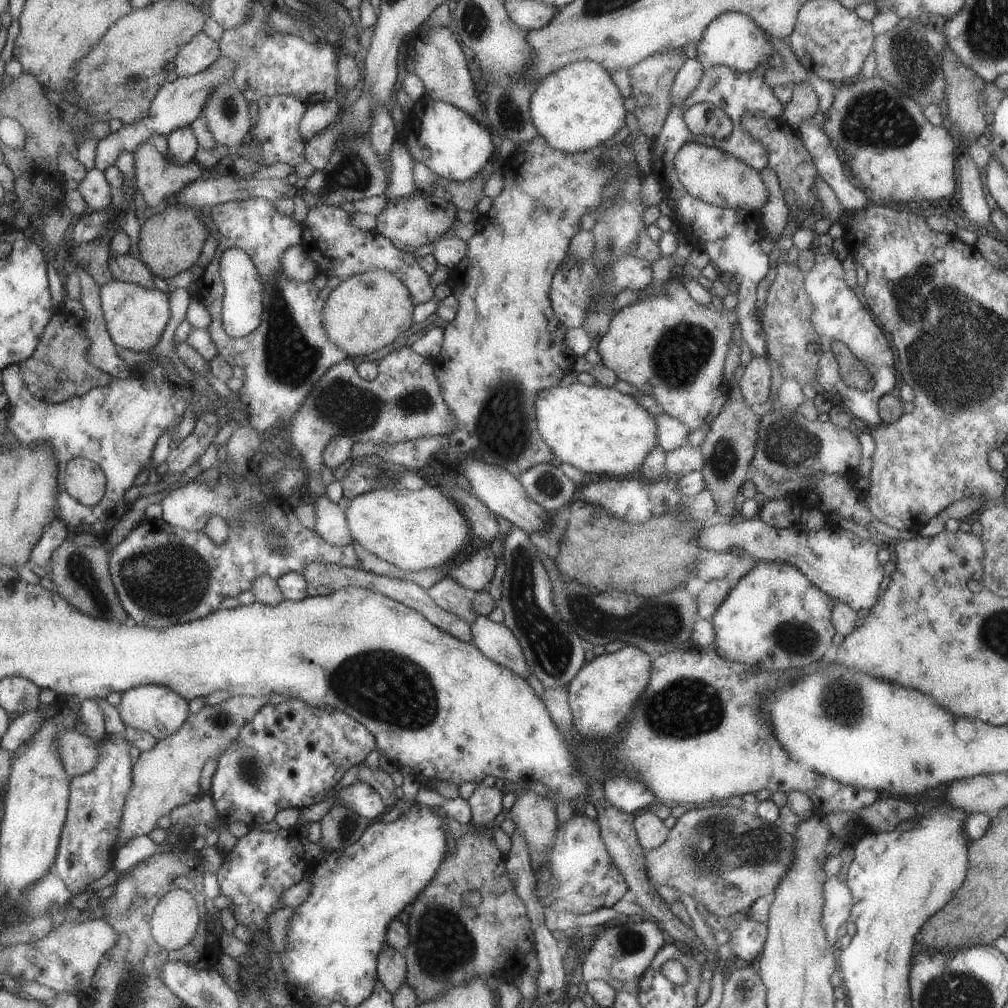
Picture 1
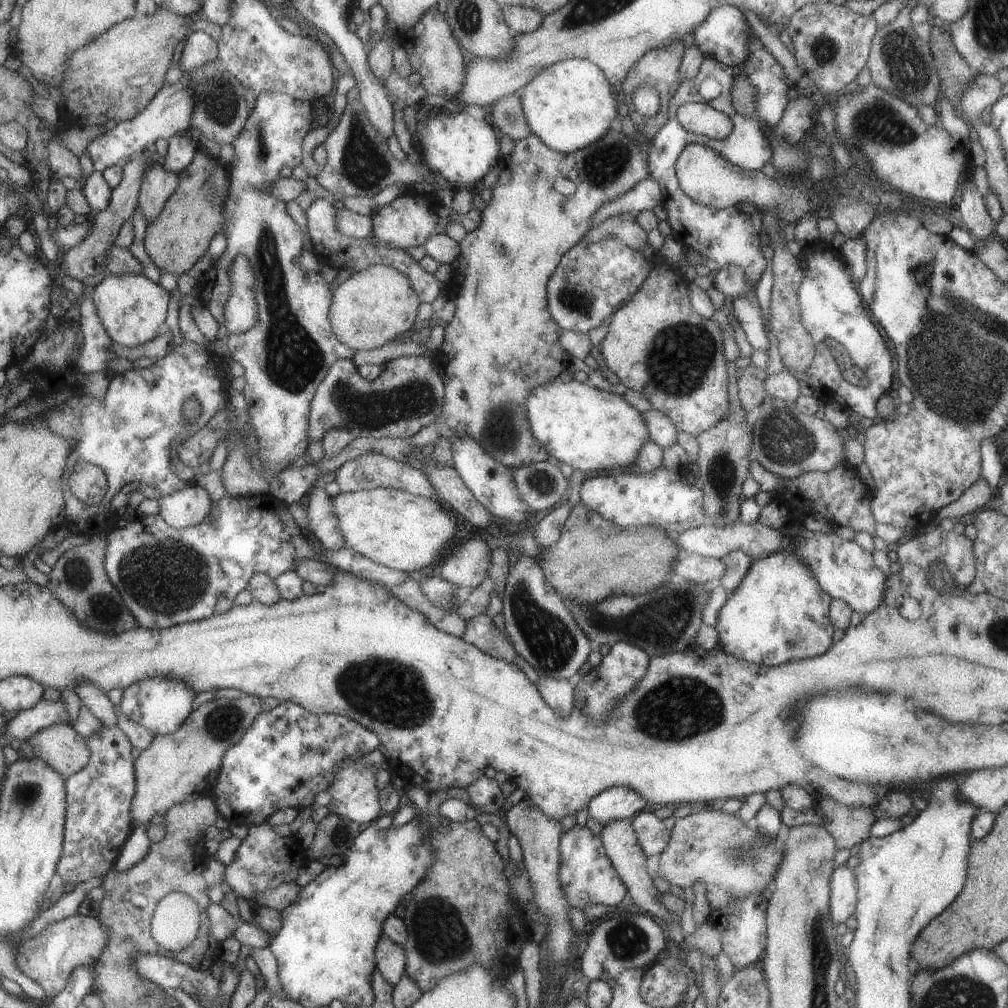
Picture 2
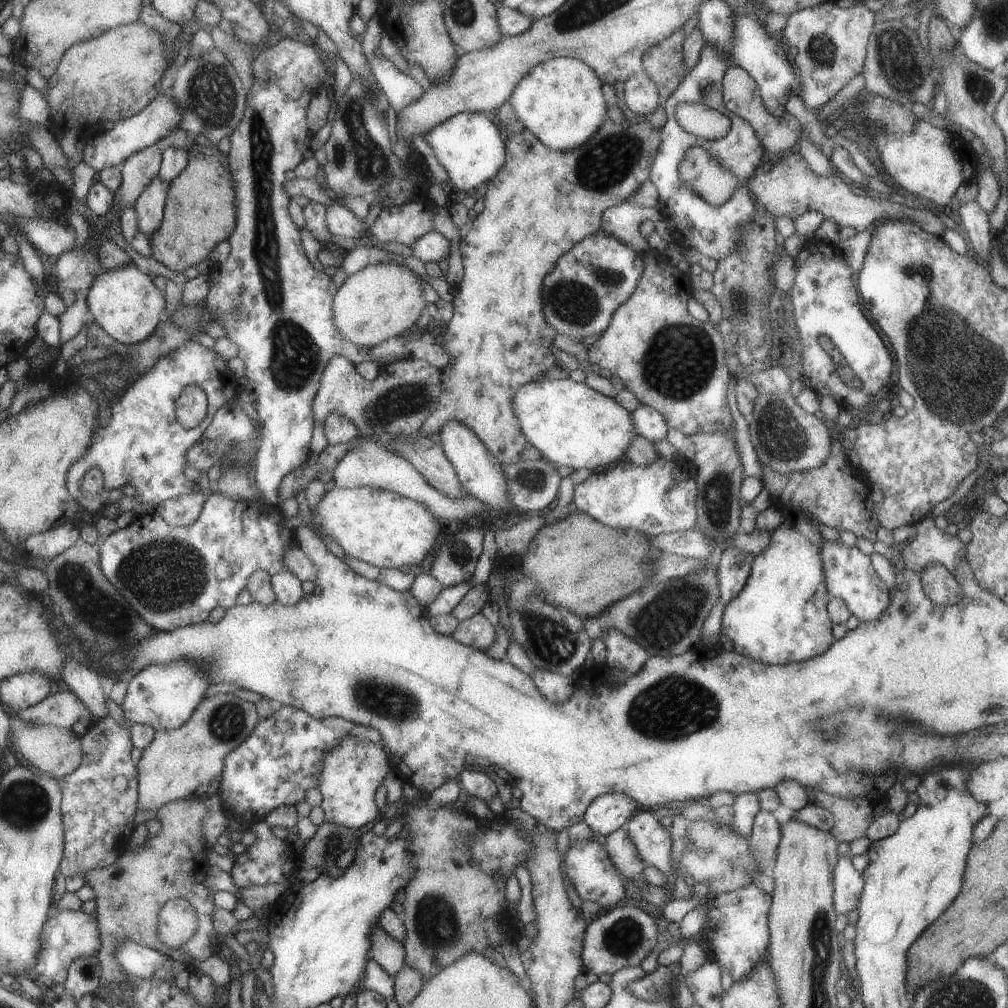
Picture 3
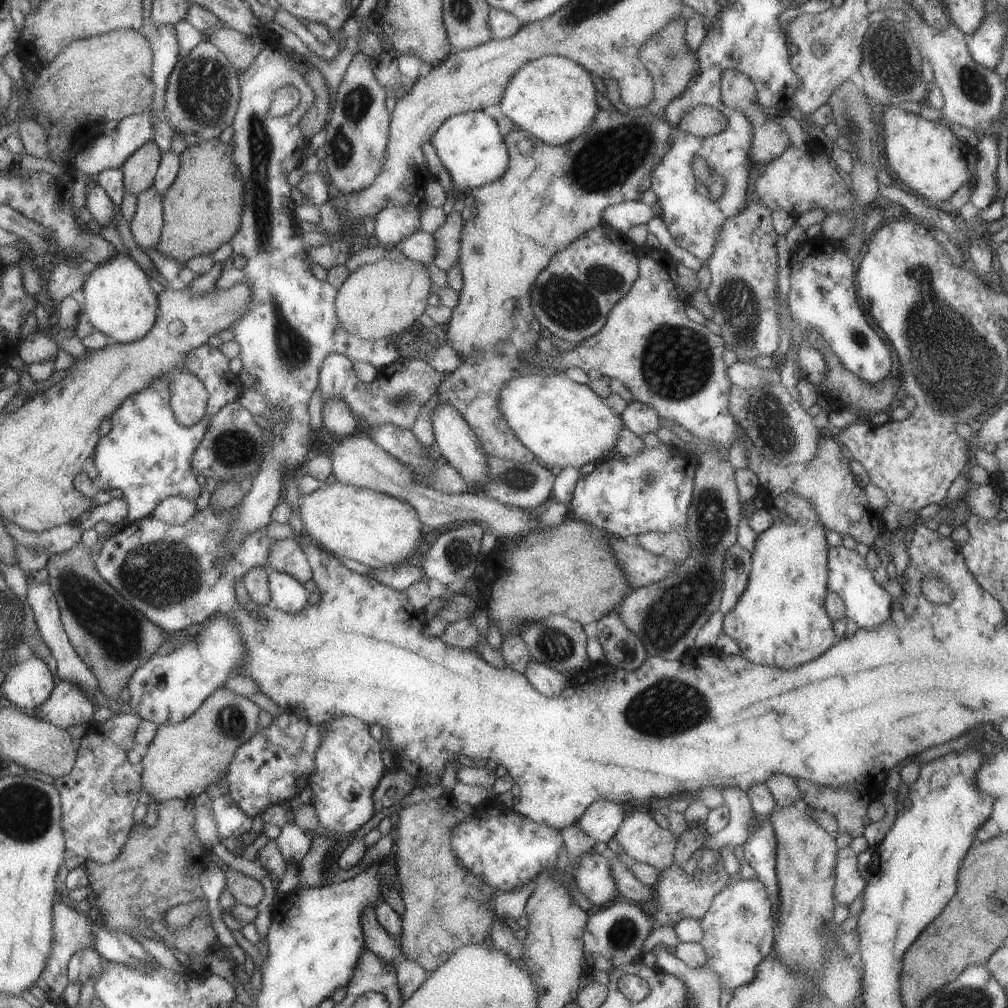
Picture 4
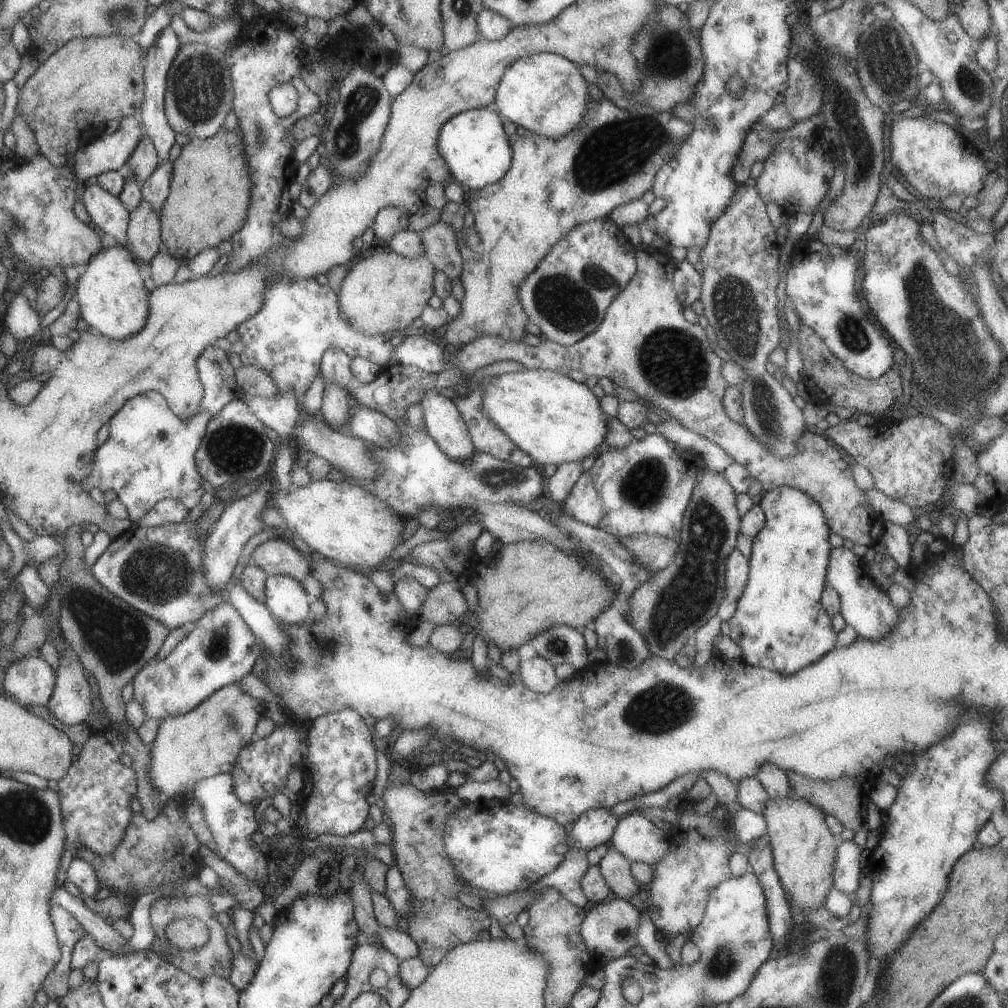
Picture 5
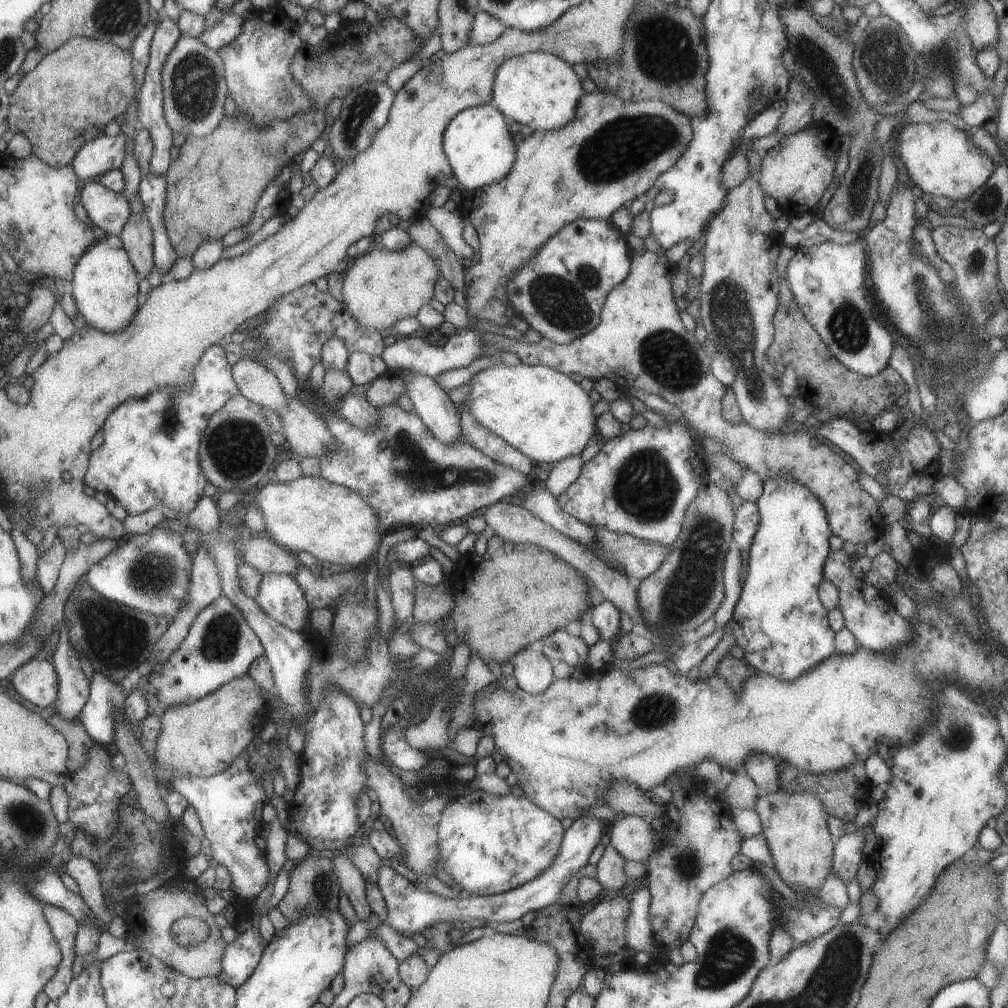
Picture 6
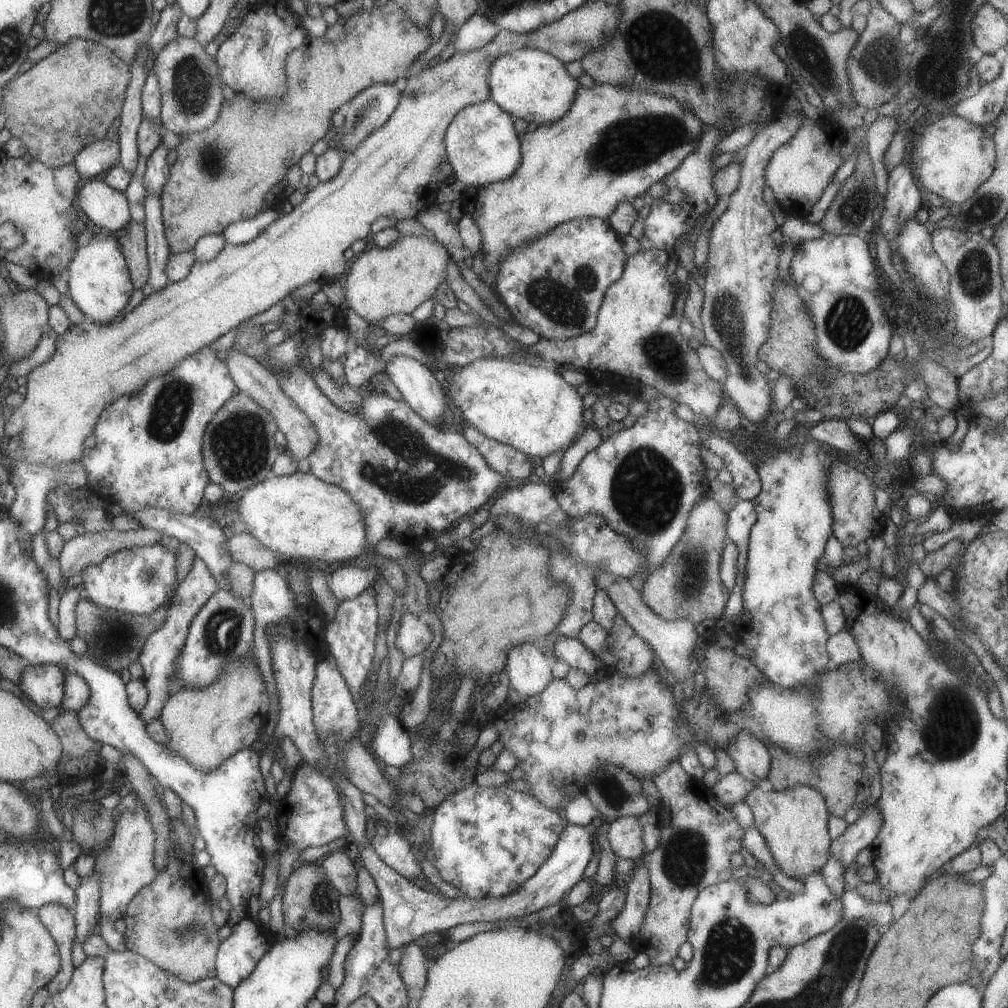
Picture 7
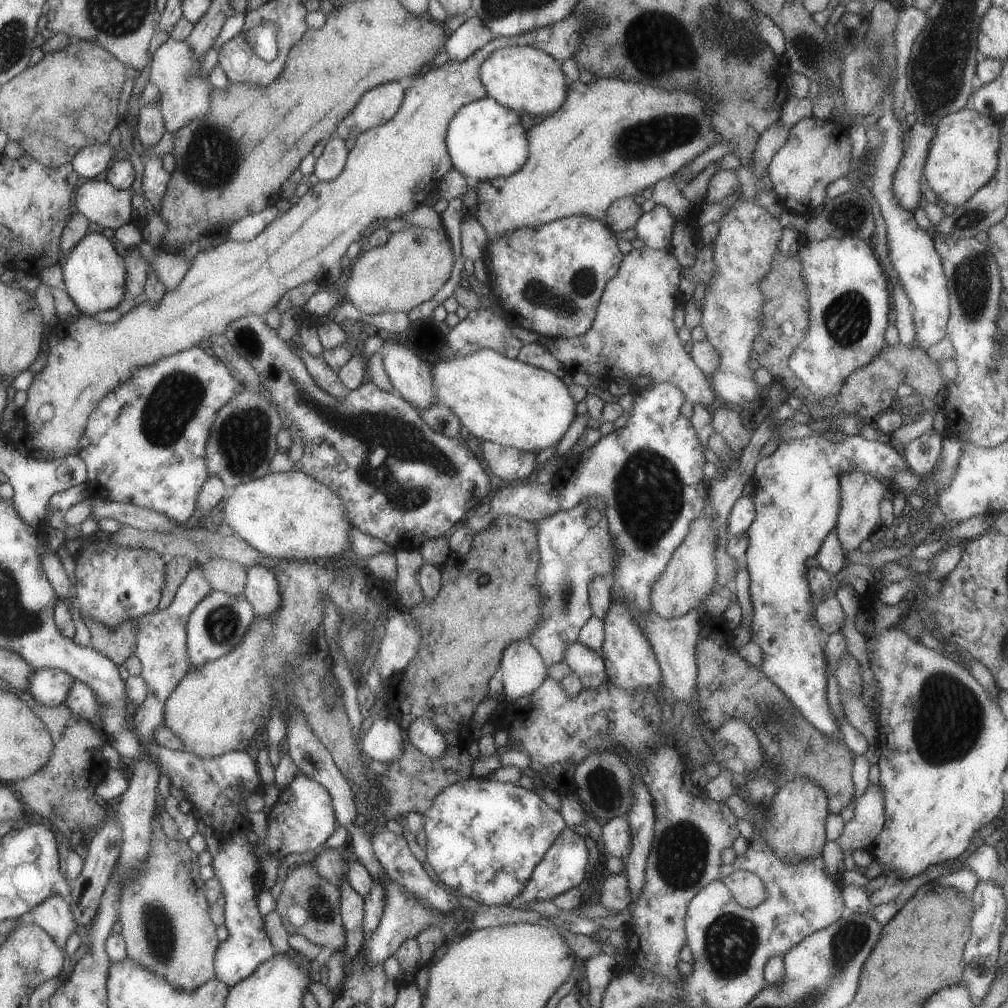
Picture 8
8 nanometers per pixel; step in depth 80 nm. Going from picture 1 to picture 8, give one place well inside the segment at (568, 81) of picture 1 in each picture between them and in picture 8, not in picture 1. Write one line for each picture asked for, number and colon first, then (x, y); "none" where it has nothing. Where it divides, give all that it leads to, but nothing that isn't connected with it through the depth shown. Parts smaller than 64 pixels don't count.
2: (569, 105)
3: (560, 101)
4: (552, 97)
5: (544, 93)
6: (539, 89)
7: (530, 84)
8: (526, 80)

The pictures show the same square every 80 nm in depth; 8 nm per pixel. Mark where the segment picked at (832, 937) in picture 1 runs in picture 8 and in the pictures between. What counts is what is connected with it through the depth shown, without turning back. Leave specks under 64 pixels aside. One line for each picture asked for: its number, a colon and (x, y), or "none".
2: (842, 887)
3: (847, 882)
4: (848, 884)
5: (845, 876)
6: (847, 856)
7: (858, 835)
8: (868, 818)

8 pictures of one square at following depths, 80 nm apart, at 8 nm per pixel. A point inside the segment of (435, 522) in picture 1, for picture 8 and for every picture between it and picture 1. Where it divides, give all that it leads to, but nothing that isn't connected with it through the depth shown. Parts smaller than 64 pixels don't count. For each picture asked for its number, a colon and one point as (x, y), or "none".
2: (405, 532)
3: (382, 528)
4: (377, 530)
5: (342, 522)
6: (333, 523)
7: (300, 516)
8: (288, 515)

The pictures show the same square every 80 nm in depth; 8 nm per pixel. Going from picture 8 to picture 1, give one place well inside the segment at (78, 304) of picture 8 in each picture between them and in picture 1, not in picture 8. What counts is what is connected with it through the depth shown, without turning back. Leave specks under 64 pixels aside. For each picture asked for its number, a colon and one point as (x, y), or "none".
1: (135, 317)
2: (132, 308)
3: (124, 302)
4: (118, 302)
5: (112, 299)
6: (104, 284)
7: (97, 277)

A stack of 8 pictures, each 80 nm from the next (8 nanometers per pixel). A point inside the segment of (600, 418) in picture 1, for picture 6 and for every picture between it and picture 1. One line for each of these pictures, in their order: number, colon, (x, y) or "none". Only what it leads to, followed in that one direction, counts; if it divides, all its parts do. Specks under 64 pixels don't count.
2: (594, 431)
3: (570, 424)
4: (563, 423)
5: (552, 418)
6: (542, 413)

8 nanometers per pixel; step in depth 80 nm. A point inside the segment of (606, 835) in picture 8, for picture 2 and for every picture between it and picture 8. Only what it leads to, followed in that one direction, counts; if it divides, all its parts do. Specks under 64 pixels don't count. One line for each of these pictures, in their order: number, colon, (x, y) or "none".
2: (652, 836)
3: (652, 841)
4: (642, 840)
5: (635, 837)
6: (632, 837)
7: (624, 835)

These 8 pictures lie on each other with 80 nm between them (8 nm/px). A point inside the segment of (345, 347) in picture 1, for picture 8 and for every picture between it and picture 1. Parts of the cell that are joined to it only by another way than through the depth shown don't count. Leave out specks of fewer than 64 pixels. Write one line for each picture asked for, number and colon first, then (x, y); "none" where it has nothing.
2: (373, 306)
3: (380, 301)
4: (377, 300)
5: (382, 291)
6: (380, 286)
7: (380, 282)
8: (414, 263)

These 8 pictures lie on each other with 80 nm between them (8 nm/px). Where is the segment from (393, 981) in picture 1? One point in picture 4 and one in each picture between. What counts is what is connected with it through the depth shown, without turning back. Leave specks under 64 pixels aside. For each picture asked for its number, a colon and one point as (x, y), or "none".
2: (390, 961)
3: (388, 953)
4: (376, 939)

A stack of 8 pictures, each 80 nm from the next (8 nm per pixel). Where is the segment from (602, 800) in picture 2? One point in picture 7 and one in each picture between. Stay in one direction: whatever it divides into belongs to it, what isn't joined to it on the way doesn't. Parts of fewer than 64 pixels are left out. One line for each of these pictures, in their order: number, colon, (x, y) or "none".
3: (605, 813)
4: (600, 820)
5: (595, 826)
6: (409, 908)
7: (408, 912)

